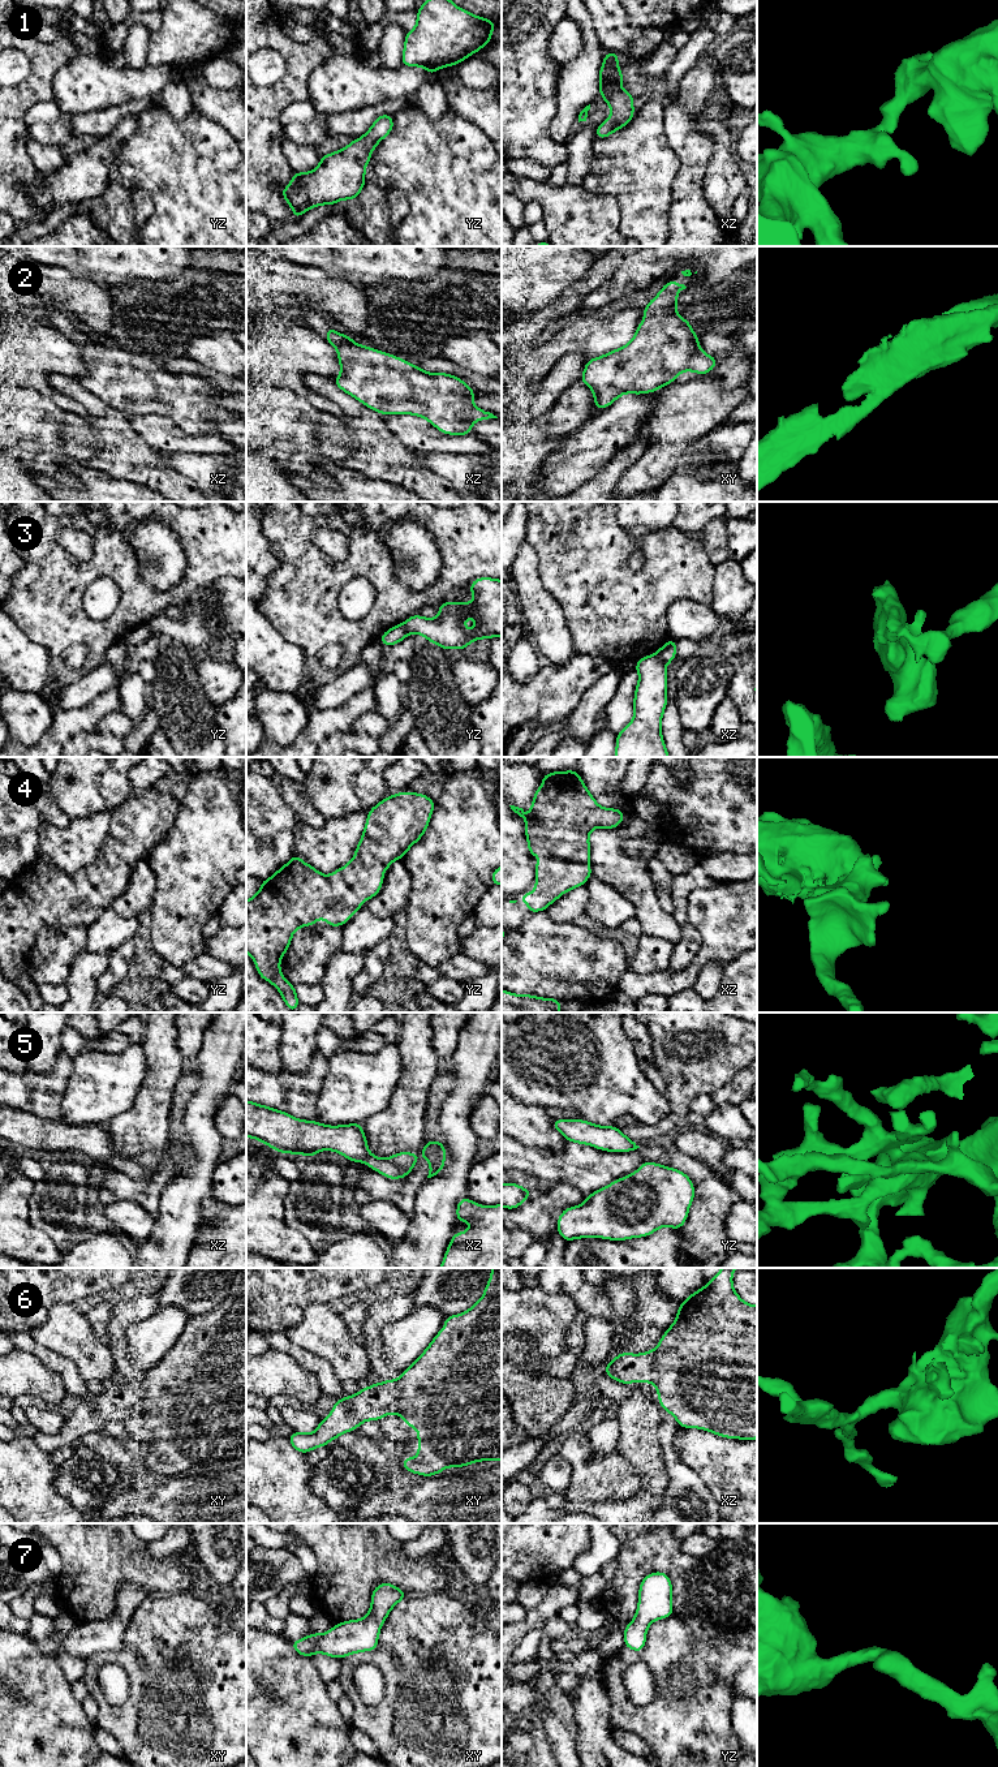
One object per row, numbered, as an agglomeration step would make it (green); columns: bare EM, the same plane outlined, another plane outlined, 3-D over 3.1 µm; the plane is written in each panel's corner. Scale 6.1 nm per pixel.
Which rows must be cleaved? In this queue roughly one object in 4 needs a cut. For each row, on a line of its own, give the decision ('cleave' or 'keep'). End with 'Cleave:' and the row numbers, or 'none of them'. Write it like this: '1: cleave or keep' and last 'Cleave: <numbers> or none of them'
1: keep
2: keep
3: cleave
4: keep
5: keep
6: keep
7: keep
Cleave: 3

